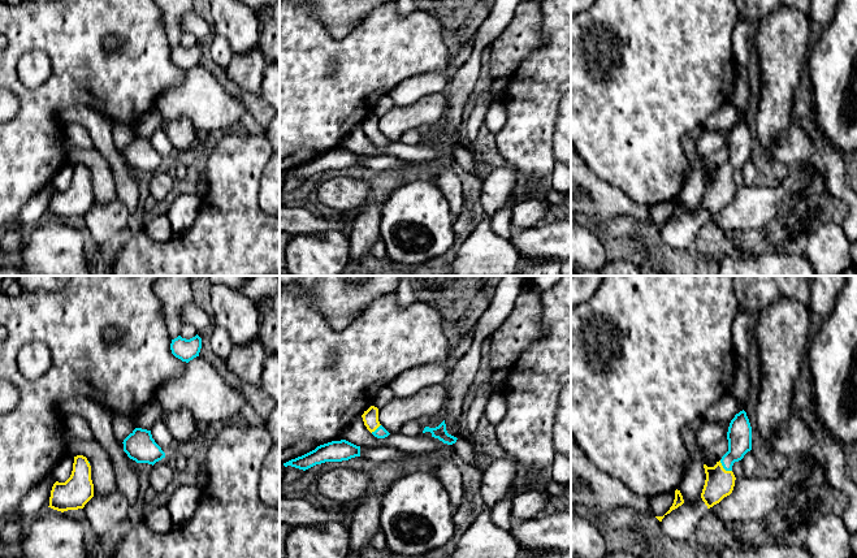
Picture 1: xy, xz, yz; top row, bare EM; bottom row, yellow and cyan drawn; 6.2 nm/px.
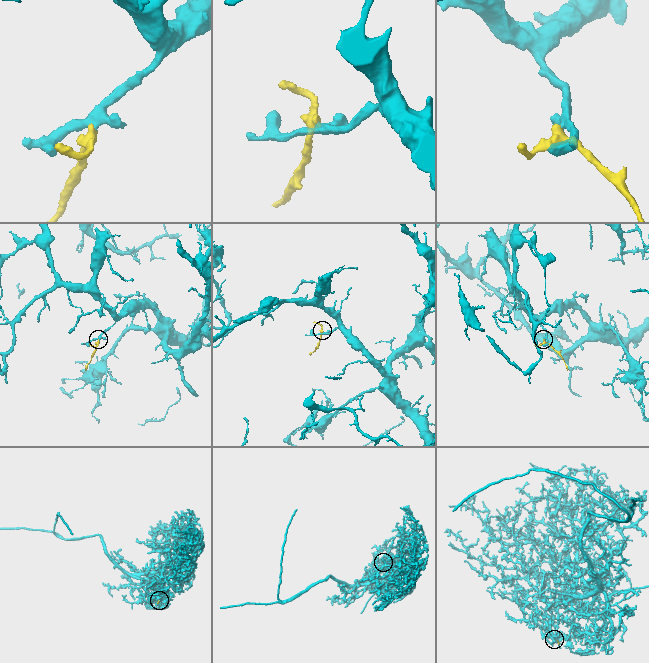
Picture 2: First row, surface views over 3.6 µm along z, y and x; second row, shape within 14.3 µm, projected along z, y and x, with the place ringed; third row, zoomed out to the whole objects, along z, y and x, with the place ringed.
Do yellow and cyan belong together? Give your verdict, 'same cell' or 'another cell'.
same cell

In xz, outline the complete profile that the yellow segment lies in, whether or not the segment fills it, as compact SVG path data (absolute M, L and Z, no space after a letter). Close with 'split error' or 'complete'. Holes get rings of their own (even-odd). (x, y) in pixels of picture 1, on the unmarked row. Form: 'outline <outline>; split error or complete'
outline M371 114L367 120L364 120L362 126L363 126L364 134L375 146L385 147L390 143L378 130L377 116Z; split error

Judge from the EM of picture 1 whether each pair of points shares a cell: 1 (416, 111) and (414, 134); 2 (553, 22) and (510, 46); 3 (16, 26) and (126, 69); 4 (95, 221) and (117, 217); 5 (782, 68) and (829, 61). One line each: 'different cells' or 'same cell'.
1: different cells
2: different cells
3: same cell
4: same cell
5: different cells

